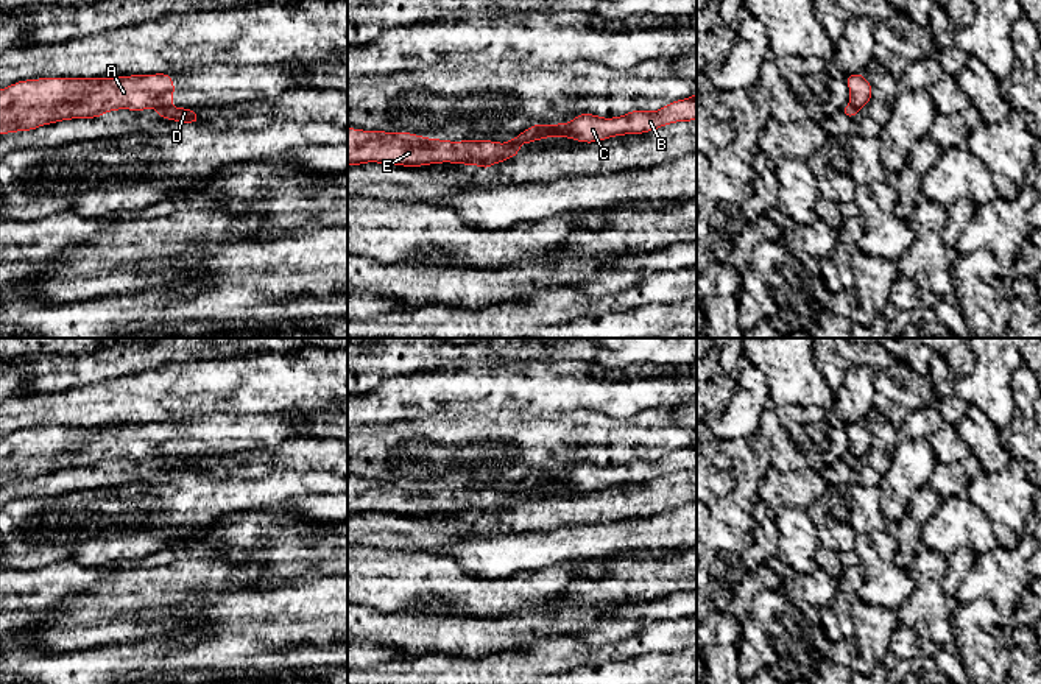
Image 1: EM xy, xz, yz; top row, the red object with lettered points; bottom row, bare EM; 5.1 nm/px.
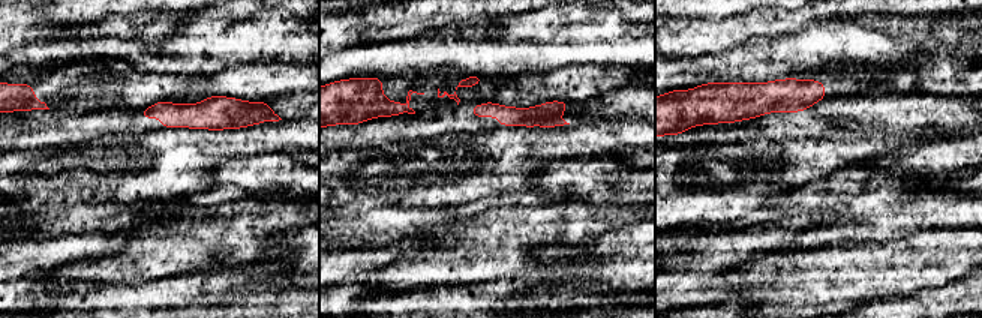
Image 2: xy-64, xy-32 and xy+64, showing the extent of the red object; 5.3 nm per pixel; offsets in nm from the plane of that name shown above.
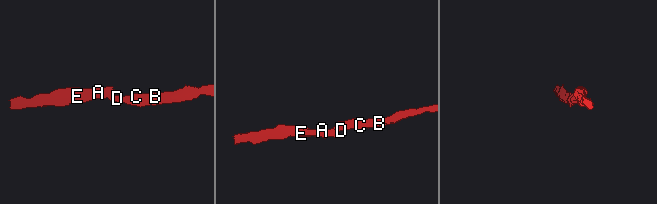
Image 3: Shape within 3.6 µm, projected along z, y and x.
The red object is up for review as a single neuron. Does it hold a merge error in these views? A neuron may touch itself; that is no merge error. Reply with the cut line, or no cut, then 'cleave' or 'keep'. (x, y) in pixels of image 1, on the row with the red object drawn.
cut in xy along (169, 105), (158, 109); cleave

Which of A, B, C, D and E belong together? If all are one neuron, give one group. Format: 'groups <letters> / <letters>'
groups A E / B C D

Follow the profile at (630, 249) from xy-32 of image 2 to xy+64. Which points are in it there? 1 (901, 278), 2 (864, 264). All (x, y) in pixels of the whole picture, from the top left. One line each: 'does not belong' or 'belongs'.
1: belongs
2: belongs

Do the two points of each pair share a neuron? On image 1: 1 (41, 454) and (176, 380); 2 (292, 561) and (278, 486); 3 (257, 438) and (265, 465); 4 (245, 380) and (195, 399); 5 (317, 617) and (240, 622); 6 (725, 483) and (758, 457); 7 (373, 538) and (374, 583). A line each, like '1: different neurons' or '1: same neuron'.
1: different neurons
2: different neurons
3: different neurons
4: same neuron
5: same neuron
6: different neurons
7: different neurons

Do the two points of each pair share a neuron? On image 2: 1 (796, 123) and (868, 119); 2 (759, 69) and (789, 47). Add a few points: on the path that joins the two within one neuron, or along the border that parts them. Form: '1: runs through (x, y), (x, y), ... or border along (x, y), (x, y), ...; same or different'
1: runs through (814, 122), (823, 114), (850, 114); same
2: runs through (766, 66), (774, 65), (784, 54); same

